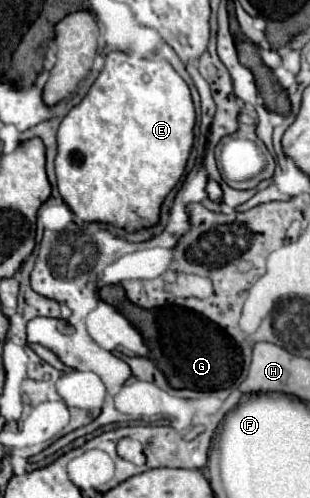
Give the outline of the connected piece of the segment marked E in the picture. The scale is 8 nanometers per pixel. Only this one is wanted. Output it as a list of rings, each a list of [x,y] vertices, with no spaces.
[[[110,52],[86,98],[64,116],[58,128],[56,176],[62,200],[82,222],[112,224],[128,232],[158,224],[164,198],[186,170],[194,144],[195,122],[190,90],[166,60]]]

